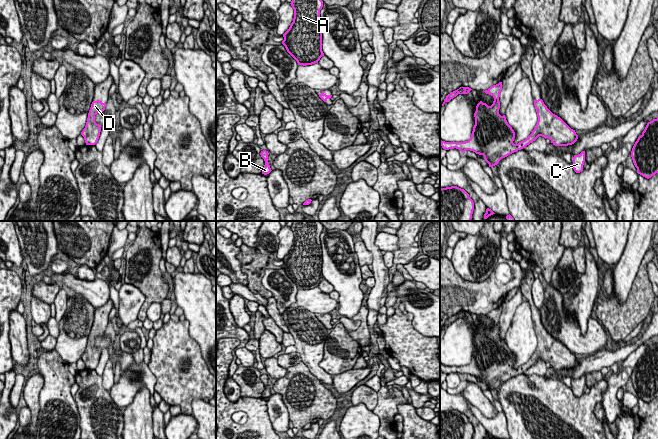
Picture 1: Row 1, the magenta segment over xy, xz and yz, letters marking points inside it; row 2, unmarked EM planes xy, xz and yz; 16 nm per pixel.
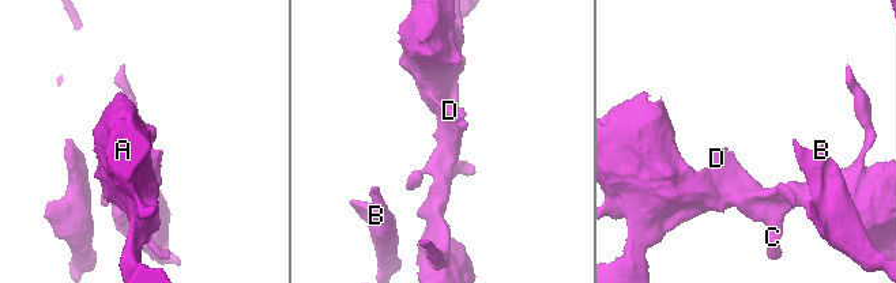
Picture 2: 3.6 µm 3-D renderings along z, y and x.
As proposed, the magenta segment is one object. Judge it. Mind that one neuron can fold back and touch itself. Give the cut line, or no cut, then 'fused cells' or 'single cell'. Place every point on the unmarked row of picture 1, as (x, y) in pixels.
no cut; single cell

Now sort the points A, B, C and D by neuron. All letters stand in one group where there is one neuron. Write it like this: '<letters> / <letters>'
A B C D

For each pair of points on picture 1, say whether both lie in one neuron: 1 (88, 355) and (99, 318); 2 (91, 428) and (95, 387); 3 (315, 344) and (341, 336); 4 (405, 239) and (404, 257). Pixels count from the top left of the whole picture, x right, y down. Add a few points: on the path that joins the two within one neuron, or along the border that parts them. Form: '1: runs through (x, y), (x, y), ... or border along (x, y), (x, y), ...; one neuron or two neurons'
1: runs through (91, 346), (91, 338), (99, 327); one neuron
2: runs through (96, 418), (95, 397); one neuron
3: border along (328, 334), (324, 344), (324, 355), (318, 364); two neurons
4: runs through (405, 243), (405, 253); one neuron

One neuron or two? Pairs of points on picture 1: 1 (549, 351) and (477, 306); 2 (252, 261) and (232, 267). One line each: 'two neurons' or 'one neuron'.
1: two neurons
2: two neurons

